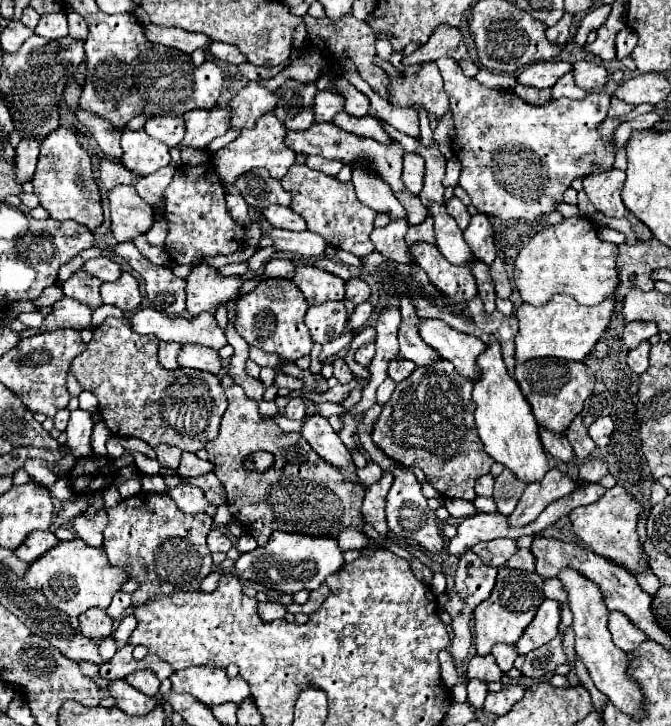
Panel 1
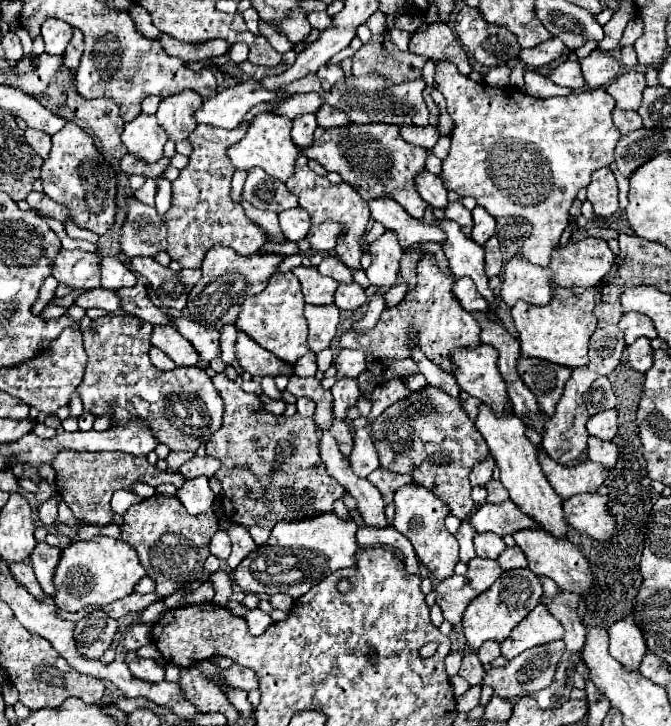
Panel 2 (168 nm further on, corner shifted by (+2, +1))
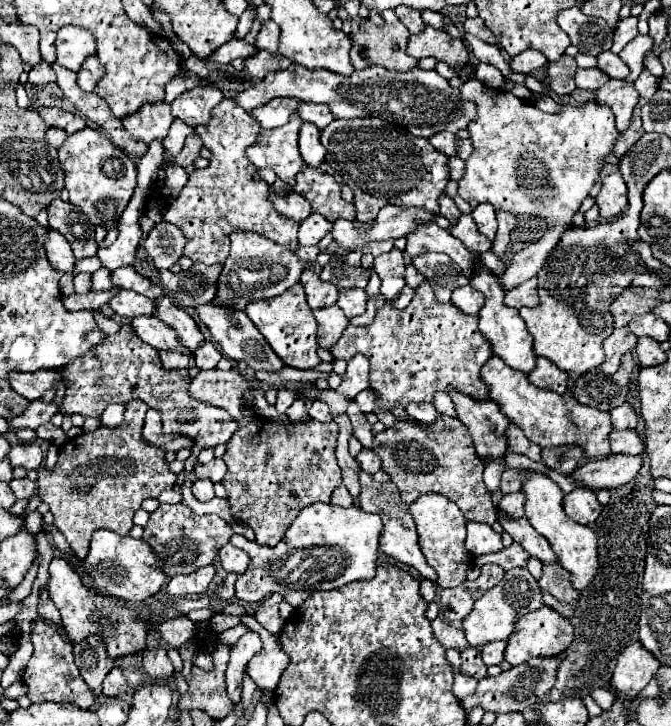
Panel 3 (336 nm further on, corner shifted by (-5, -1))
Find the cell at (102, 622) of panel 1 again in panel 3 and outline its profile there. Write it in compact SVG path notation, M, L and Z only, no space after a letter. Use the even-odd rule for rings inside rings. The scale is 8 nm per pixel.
M89 636L87 640L73 644L73 654L83 680L95 696L101 696L103 678L113 668L113 660L105 652L105 640L101 640L101 636Z

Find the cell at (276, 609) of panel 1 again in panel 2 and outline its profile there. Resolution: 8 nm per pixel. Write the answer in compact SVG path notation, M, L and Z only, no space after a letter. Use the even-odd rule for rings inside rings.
M252 608L252 610L248 610L248 614L246 614L244 618L246 618L246 622L248 622L248 630L250 630L252 636L260 636L260 634L272 624L270 614L262 612L260 608Z

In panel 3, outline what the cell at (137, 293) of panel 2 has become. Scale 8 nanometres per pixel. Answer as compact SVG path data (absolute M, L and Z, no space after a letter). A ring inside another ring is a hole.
M163 296L163 298L157 300L157 312L155 312L155 316L177 332L181 344L185 348L189 348L191 354L205 342L205 338L203 338L197 322L185 310L181 310L177 304L173 304L171 298Z

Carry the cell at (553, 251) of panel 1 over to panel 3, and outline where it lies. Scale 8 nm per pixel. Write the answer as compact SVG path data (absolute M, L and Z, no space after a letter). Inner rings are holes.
M531 278L531 280L527 280L525 284L509 290L509 292L505 294L505 300L503 300L503 302L505 302L507 306L511 306L511 308L523 308L523 306L533 308L533 306L539 304L539 296L537 296L537 288L535 288L535 286L537 286L537 280Z

